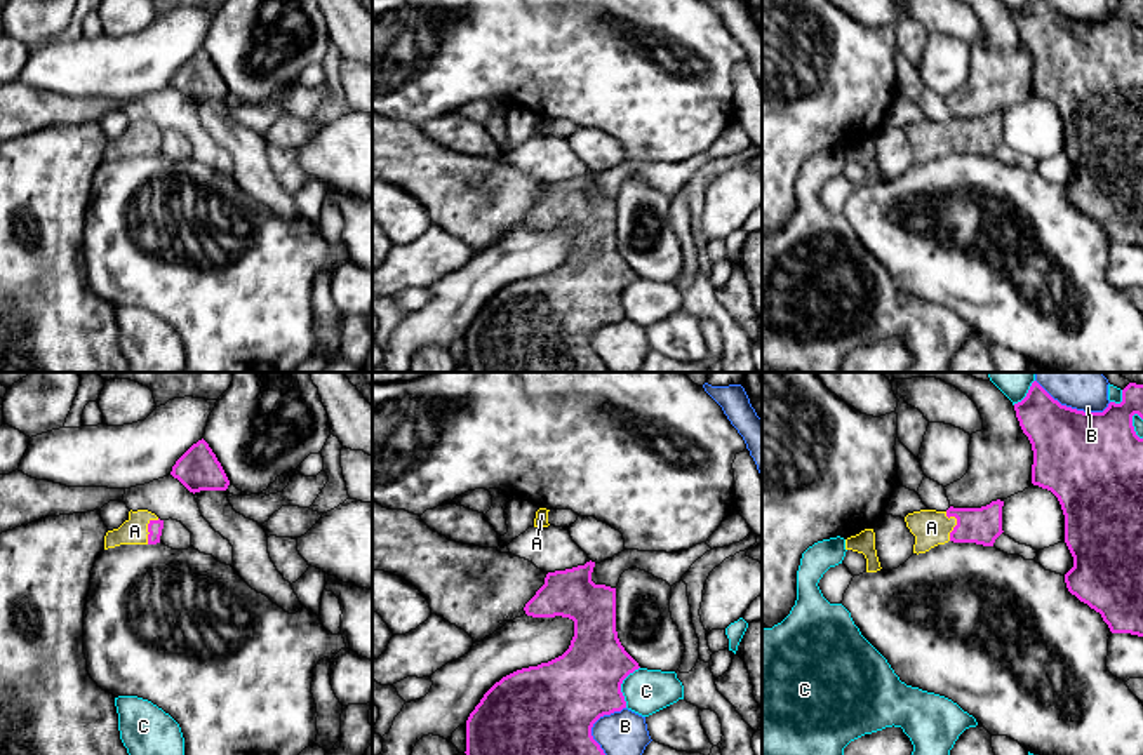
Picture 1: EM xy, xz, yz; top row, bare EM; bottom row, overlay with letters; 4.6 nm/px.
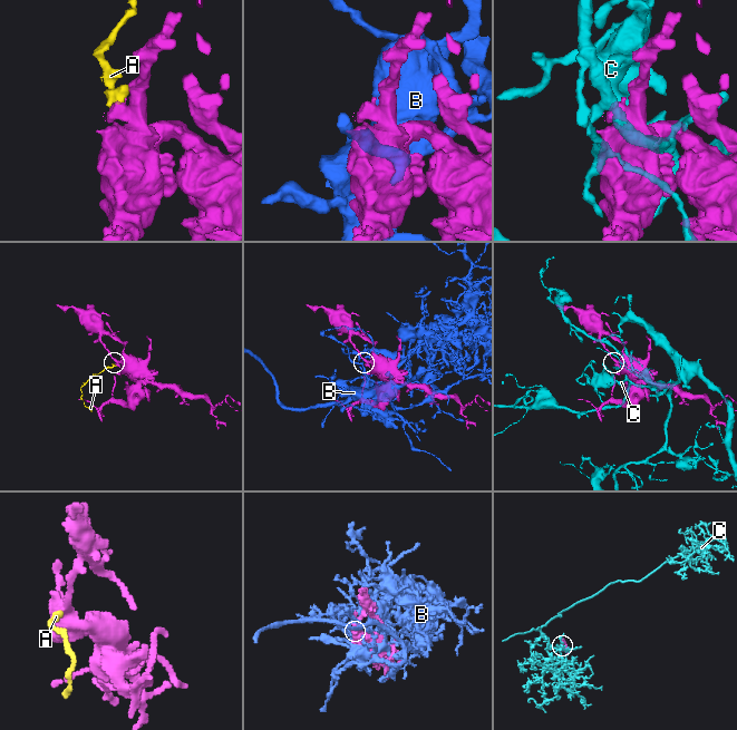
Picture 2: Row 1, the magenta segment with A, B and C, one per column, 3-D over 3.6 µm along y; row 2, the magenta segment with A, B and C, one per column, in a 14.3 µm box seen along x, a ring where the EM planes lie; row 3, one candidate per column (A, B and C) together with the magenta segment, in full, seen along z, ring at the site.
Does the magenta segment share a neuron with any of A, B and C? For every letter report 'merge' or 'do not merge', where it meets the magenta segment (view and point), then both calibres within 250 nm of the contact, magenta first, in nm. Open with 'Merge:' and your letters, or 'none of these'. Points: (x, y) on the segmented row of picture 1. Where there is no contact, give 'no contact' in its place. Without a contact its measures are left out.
Merge: A
A: merge; contact yz (957, 524); calibres 170 and 170 nm
B: do not merge; contact yz (1074, 409); calibres 440 and 280 nm
C: do not merge; contact xz (620, 686); calibres 360 and 200 nm

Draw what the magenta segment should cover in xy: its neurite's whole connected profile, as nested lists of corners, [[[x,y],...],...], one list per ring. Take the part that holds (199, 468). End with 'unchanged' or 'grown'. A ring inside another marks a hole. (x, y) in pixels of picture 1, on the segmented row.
[[[204,438],[176,461],[170,475],[193,494],[200,491],[226,491],[230,485],[221,463]]]; unchanged

